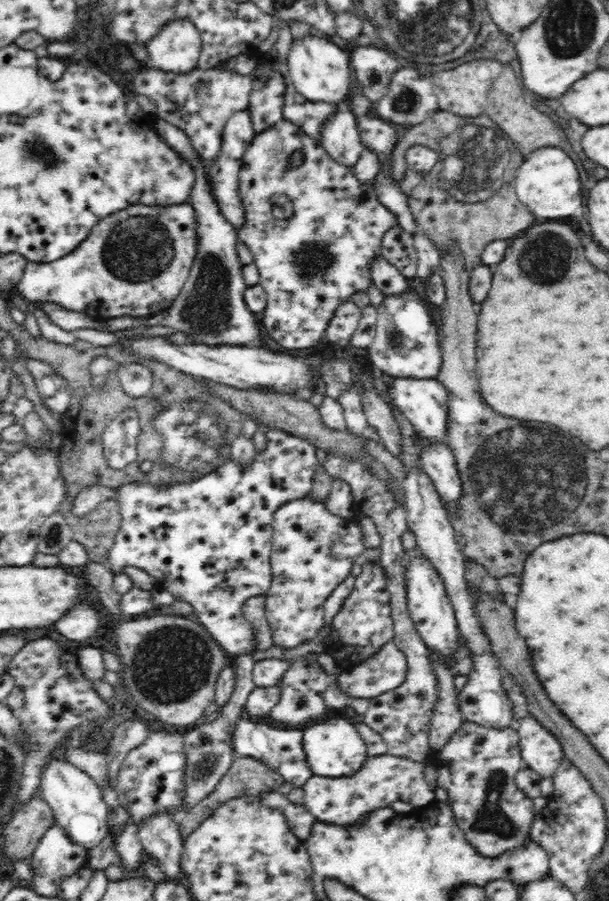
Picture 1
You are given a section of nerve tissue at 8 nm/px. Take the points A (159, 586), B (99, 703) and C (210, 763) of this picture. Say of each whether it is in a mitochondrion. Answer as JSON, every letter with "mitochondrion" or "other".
{"A":"other","B":"other","C":"mitochondrion"}

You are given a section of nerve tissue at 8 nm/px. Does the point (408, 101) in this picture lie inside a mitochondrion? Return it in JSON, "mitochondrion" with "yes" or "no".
{"mitochondrion":"yes"}

